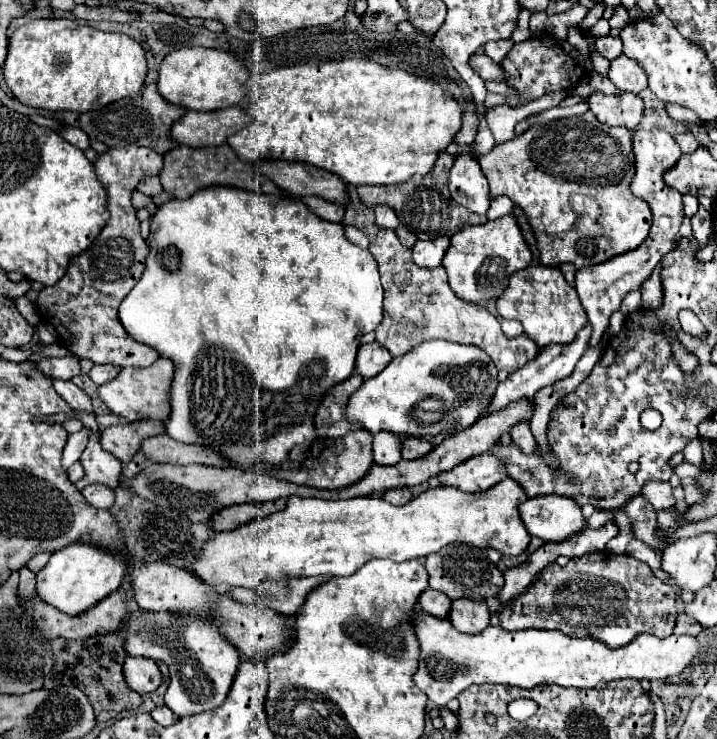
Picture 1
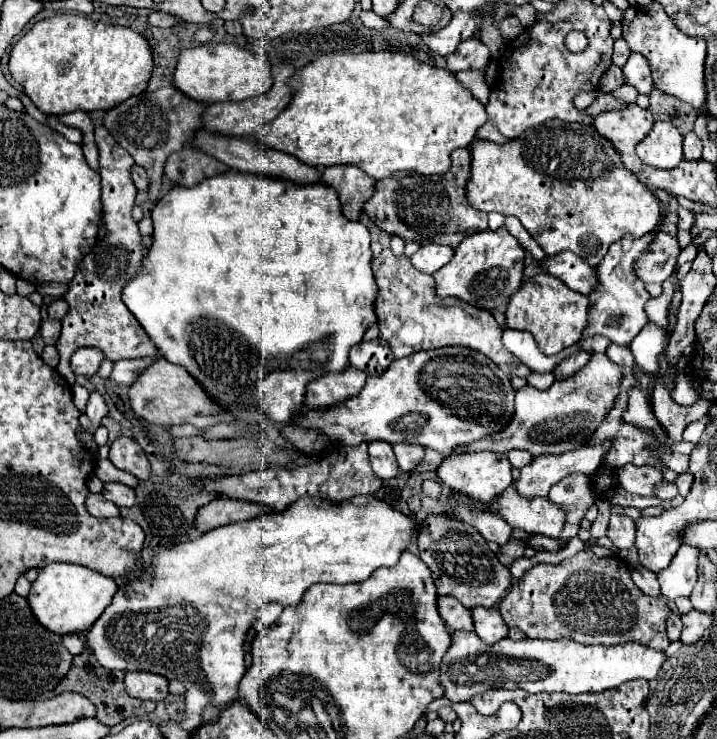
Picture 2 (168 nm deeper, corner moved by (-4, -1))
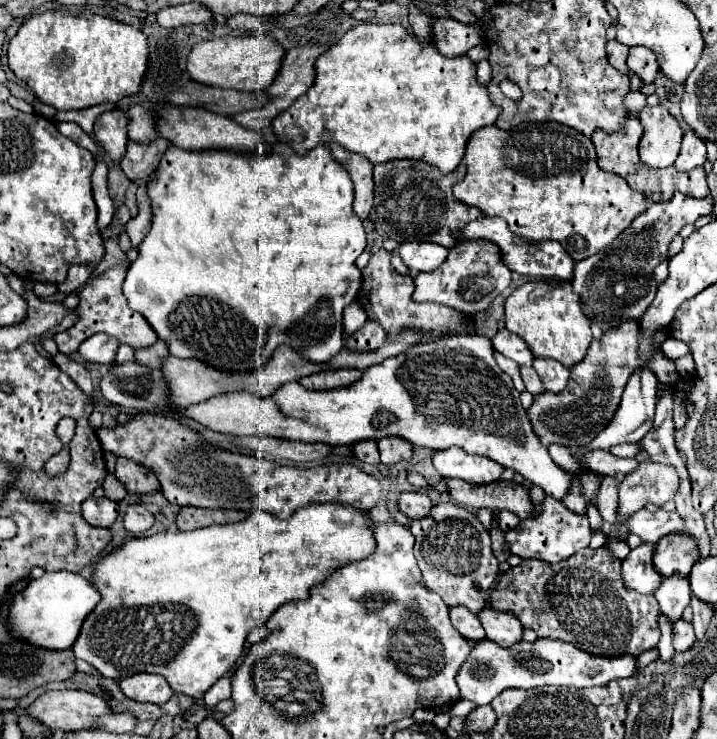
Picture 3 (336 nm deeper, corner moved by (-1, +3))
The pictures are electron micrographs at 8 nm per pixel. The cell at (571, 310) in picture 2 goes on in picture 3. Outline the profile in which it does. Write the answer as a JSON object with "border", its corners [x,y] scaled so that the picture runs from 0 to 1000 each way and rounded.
{"border":[[[745,378],[725,386],[706,405],[706,445],[725,453],[748,483],[767,483],[789,497],[812,488],[826,461],[823,434],[809,421],[809,402],[792,380]]]}

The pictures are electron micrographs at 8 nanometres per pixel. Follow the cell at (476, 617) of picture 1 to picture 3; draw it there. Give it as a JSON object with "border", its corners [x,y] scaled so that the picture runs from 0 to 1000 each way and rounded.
{"border":[[[675,821],[675,827],[667,827],[664,832],[678,854],[678,865],[686,870],[711,876],[728,865],[728,843],[717,832],[686,827],[686,821]]]}

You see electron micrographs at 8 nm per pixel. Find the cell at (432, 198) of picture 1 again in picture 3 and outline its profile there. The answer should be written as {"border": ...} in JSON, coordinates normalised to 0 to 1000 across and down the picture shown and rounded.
{"border":[[[544,218],[522,226],[522,280],[516,286],[516,299],[536,323],[550,323],[555,329],[566,326],[600,326],[630,337],[639,323],[639,313],[656,299],[669,296],[675,288],[667,280],[647,277],[630,261],[639,242],[633,234],[619,237],[608,226],[591,218]]]}

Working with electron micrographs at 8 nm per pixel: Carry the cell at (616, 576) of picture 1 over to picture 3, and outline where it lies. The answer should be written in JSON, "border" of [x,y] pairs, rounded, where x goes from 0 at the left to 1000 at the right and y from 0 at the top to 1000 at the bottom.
{"border":[[[815,740],[815,746],[806,746],[798,751],[798,756],[787,756],[781,762],[753,762],[753,756],[731,756],[725,765],[714,767],[711,773],[700,775],[692,786],[692,794],[683,802],[683,821],[692,827],[714,829],[725,838],[725,843],[734,851],[748,854],[750,862],[764,865],[781,865],[801,870],[812,881],[828,884],[828,886],[845,886],[845,889],[862,889],[862,886],[893,886],[901,878],[909,878],[921,867],[921,851],[918,851],[918,829],[921,821],[909,805],[887,805],[887,800],[876,800],[868,789],[865,778],[868,759],[837,743]]]}

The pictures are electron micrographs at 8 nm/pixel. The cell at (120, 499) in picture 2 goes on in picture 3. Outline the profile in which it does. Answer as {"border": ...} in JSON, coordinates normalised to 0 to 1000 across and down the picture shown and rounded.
{"border":[[[187,681],[187,683],[179,683],[176,689],[176,697],[173,697],[173,713],[184,721],[198,721],[204,716],[209,716],[215,708],[215,700],[212,694],[206,694],[198,683]]]}

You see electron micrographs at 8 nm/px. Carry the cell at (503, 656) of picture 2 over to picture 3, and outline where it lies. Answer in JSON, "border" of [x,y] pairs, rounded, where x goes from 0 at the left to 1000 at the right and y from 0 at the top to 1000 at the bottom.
{"border":[[[681,865],[658,873],[658,886],[647,894],[636,913],[636,927],[642,932],[642,946],[653,946],[664,954],[681,954],[703,932],[748,932],[748,930],[831,930],[845,927],[856,919],[881,916],[890,911],[890,897],[884,886],[865,886],[865,892],[848,892],[840,886],[820,886],[798,870],[773,865],[748,865],[745,870],[725,867],[714,876],[689,873]]]}

